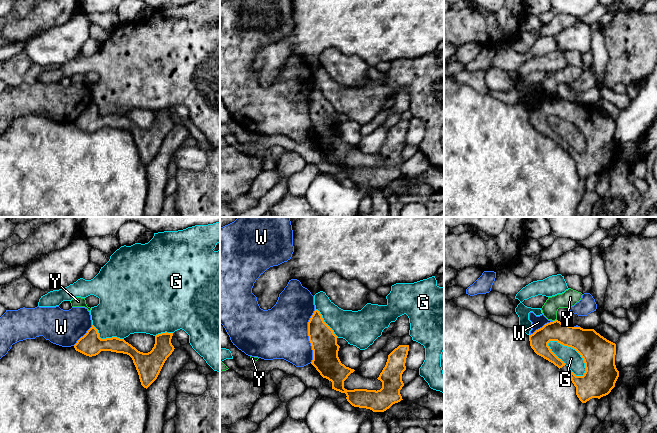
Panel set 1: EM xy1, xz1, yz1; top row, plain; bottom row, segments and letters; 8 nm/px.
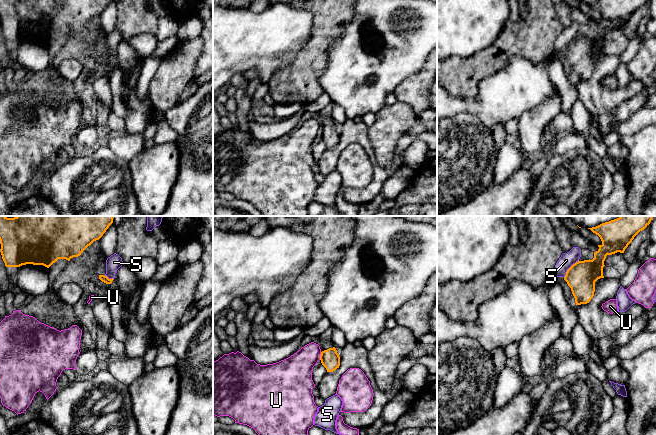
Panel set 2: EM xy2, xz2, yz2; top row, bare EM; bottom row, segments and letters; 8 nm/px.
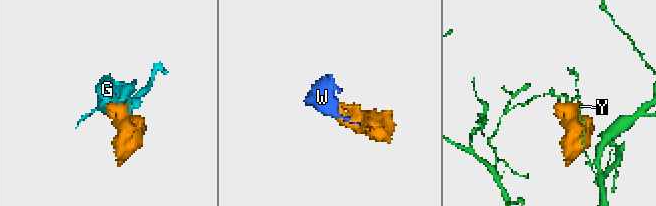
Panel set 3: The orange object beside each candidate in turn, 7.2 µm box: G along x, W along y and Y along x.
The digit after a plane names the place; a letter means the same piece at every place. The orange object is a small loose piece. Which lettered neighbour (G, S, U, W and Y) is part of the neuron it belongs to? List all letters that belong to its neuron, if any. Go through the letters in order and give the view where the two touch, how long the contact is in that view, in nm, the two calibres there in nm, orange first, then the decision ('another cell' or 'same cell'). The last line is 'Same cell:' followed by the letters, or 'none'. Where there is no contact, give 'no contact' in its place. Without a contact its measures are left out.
G: meets orange in yz1; contact 400 nm long; 260 nm thick on the orange side, 140 nm on the other; another cell
S: meets orange in yz2; contact 190 nm long; 240 nm thick on the orange side, 120 nm on the other; another cell
U: meets orange in xz2; contact 70 nm long; 160 nm thick on the orange side, 280 nm on the other; another cell
W: meets orange in xz1; contact 440 nm long; 200 nm thick on the orange side, 420 nm on the other; another cell
Y: meets orange in yz1; contact 40 nm long; 180 nm thick on the orange side, 140 nm on the other; another cell
Same cell: none

